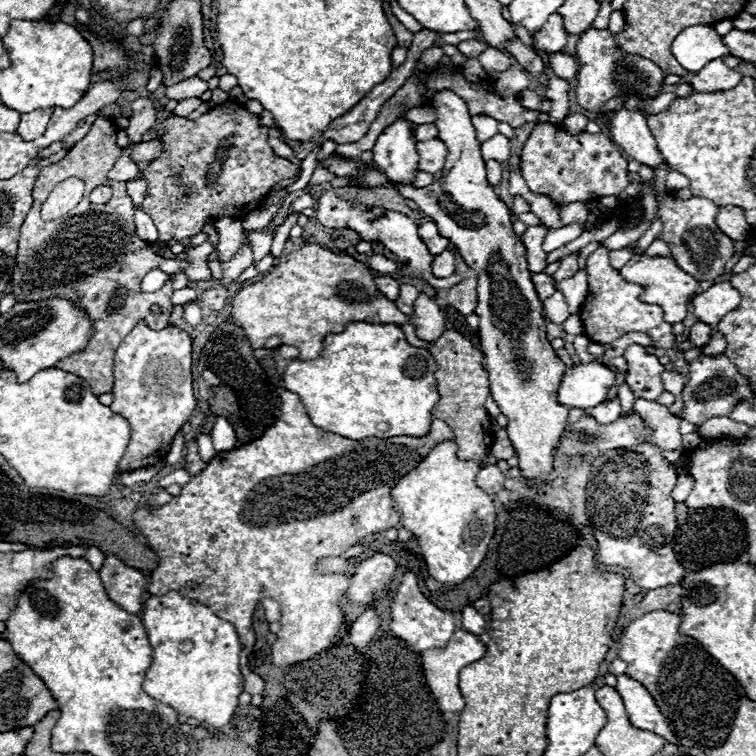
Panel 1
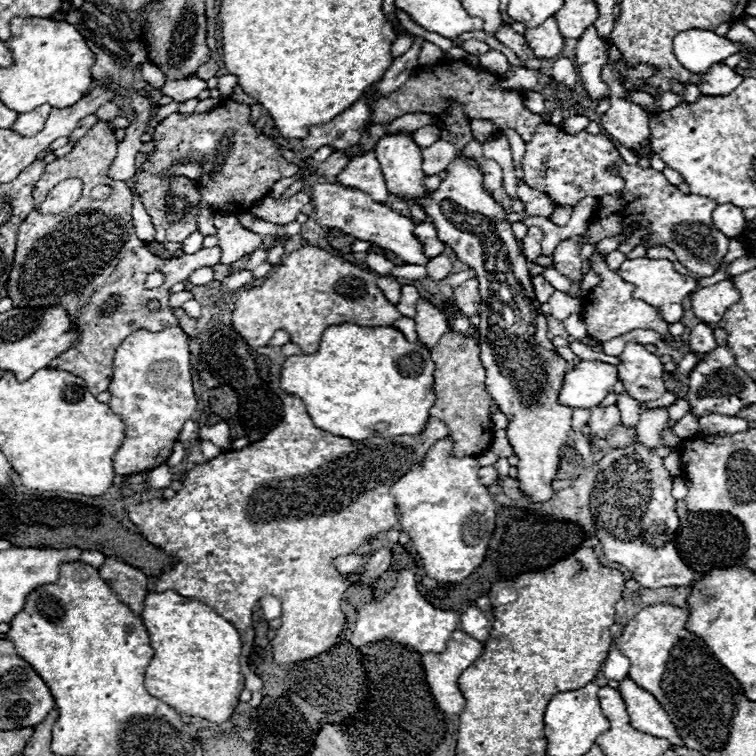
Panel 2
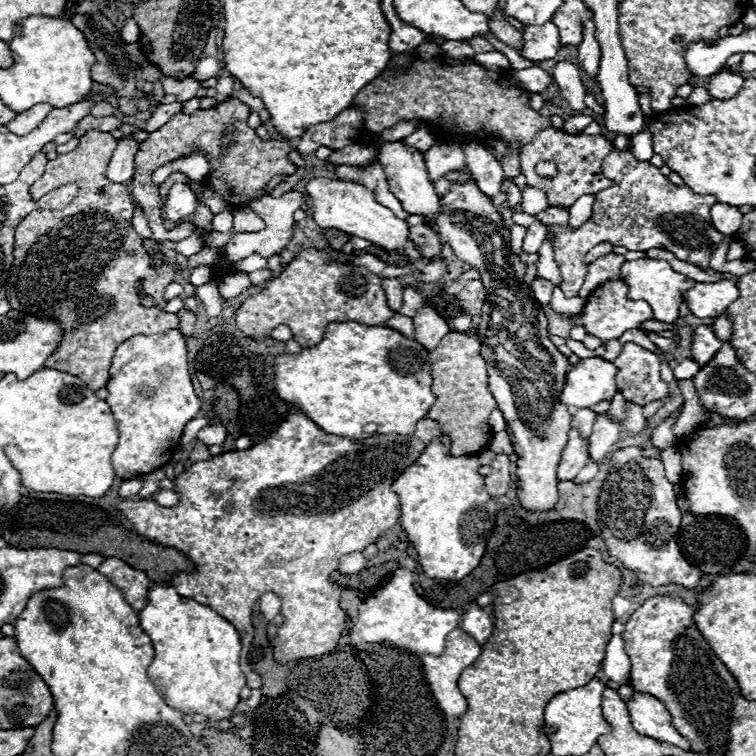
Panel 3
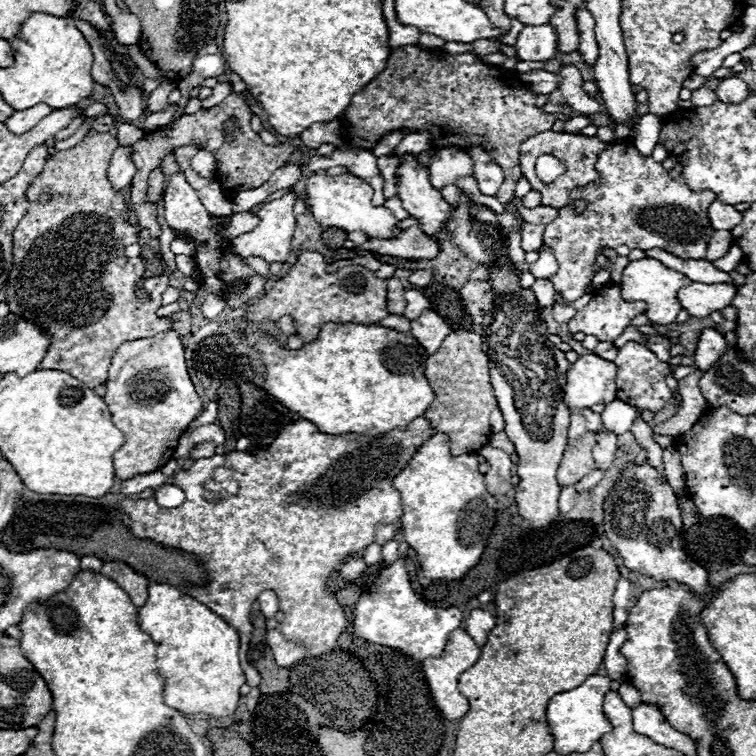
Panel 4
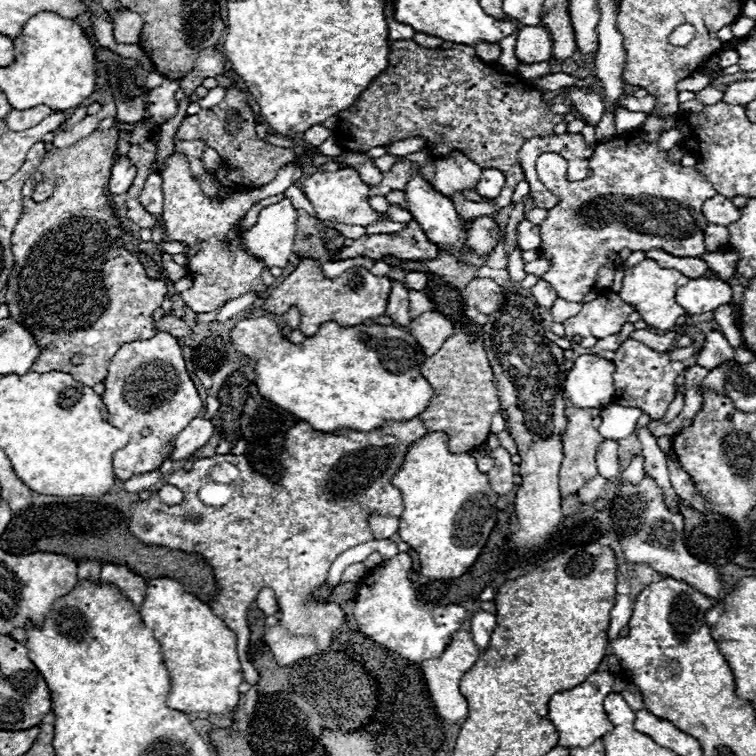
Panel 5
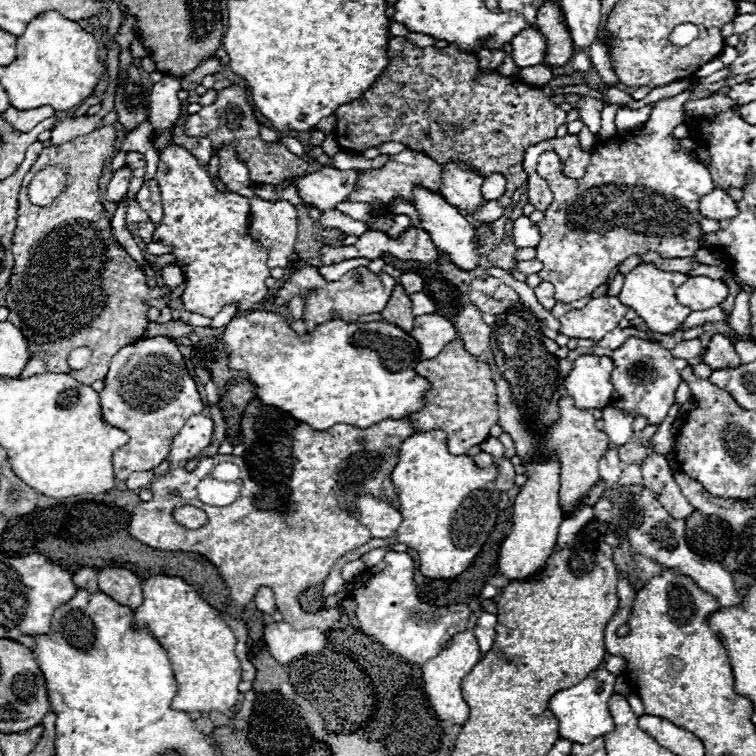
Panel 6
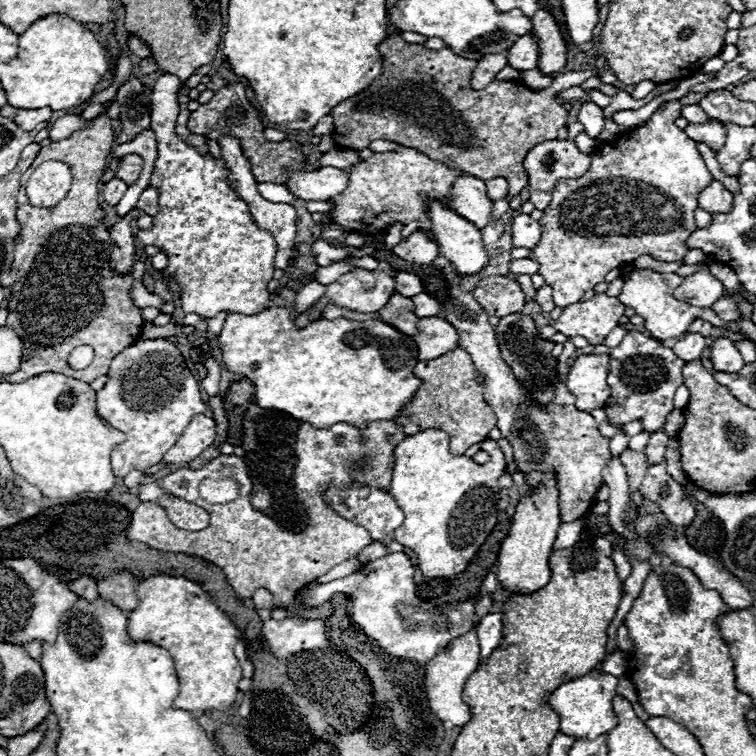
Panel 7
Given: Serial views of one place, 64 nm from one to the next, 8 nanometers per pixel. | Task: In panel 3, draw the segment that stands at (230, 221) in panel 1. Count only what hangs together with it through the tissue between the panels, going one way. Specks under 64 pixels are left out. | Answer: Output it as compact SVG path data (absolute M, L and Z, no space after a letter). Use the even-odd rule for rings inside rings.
M288 192L280 198L272 198L272 196L264 196L260 200L254 200L254 204L250 204L250 210L252 212L258 212L258 216L264 220L266 228L264 230L258 230L258 232L242 232L242 234L236 234L222 250L224 250L224 256L232 262L238 262L242 258L248 258L250 254L260 254L264 256L266 260L272 258L272 256L280 256L284 252L284 248L288 246L290 238L292 238L292 232L294 232L294 218L292 214L304 206L306 198L304 194L300 192ZM231 212L214 215L212 228L218 232L230 232L233 227L233 216Z

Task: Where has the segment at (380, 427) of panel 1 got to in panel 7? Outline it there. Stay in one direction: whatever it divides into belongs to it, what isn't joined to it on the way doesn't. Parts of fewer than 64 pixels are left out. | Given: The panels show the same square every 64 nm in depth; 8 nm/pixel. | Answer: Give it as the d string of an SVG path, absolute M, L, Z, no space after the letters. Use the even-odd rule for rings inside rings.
M270 308L252 316L228 312L218 344L226 368L244 374L252 382L254 404L260 408L284 410L296 420L316 424L318 428L344 422L364 430L370 422L392 420L422 384L420 378L412 374L412 368L418 362L416 342L382 320L356 322L348 318L320 318L306 328L298 328L294 314L286 308Z

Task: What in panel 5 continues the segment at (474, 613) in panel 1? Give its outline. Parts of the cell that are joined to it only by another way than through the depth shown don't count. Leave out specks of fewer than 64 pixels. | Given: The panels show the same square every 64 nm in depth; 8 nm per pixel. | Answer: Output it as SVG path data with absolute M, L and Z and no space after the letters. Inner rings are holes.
M476 612L470 620L470 632L472 632L472 638L476 642L476 646L484 652L490 644L490 636L494 632L494 626L496 626L496 616L490 614L490 612Z

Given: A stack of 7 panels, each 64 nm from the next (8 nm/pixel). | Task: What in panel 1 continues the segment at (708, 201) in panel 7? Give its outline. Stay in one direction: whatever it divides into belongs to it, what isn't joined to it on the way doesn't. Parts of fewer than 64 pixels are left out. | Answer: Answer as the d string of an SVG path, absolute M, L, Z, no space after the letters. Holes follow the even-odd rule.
M722 206L716 214L716 226L732 240L746 240L750 232L750 224L746 222L744 210L738 206Z

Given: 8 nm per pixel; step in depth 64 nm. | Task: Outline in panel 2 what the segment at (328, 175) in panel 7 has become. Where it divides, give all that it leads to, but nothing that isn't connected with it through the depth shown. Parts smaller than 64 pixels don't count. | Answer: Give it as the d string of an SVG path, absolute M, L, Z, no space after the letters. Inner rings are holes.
M322 182L312 186L312 206L314 206L314 220L324 226L324 228L338 228L354 238L360 238L372 244L378 244L380 248L392 250L398 258L402 258L406 264L418 264L426 266L430 258L426 258L422 244L418 244L414 236L414 224L410 218L396 214L384 204L378 204L372 200L370 194L358 190L358 188L348 188L338 182Z

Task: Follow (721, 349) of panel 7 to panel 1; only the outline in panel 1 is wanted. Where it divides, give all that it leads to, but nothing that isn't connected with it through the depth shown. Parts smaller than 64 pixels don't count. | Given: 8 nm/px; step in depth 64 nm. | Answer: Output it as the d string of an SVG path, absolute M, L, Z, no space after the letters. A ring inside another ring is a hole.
M696 322L692 328L690 328L690 342L698 348L698 350L702 350L708 342L710 342L710 338L712 338L712 328L708 326L708 324L700 324L700 322Z

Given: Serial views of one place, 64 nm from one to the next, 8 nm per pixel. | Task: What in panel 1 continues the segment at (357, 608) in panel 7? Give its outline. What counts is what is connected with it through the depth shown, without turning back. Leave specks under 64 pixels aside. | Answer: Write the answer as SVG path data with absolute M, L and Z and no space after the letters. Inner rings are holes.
M406 572L402 576L402 582L400 582L390 606L388 606L388 614L390 614L390 622L388 622L390 634L394 634L396 638L410 644L416 652L430 650L430 648L444 648L448 644L450 636L454 634L454 616L450 612L444 612L444 610L436 608L420 592L414 572ZM364 610L350 628L350 644L362 649L378 632L380 632L382 616L376 610Z

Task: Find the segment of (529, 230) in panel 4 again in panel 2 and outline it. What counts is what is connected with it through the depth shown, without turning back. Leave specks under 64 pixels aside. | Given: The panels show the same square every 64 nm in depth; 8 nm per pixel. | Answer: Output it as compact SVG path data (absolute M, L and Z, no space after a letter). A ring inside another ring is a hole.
M530 226L530 228L528 228L528 234L526 234L524 240L522 240L522 252L524 252L524 256L528 258L528 262L534 260L534 258L538 258L538 256L542 254L542 252L540 252L540 242L542 242L542 238L544 238L542 228L538 228L538 226Z

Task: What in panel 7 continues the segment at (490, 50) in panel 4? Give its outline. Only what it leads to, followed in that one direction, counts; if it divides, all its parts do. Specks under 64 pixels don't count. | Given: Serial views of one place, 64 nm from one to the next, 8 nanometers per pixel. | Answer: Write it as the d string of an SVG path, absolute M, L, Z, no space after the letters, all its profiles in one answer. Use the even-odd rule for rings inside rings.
M488 54L488 56L484 56L484 60L478 60L478 66L474 68L472 78L470 78L472 88L484 90L506 64L508 62L506 62L504 54Z

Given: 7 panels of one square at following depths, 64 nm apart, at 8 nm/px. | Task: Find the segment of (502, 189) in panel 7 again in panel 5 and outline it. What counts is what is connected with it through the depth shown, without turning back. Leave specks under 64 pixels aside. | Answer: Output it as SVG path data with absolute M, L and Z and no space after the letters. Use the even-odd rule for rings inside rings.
M488 168L488 170L482 170L482 178L480 178L480 184L478 184L478 194L482 198L498 198L500 192L502 192L502 186L504 186L504 174L496 168Z

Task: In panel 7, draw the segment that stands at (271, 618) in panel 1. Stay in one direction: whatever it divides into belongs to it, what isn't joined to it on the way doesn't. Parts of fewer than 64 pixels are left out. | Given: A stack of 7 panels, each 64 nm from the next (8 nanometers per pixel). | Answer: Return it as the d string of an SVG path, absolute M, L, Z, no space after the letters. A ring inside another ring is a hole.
M258 588L258 590L252 594L252 600L254 600L256 608L266 608L266 610L272 608L272 594L270 594L266 588Z

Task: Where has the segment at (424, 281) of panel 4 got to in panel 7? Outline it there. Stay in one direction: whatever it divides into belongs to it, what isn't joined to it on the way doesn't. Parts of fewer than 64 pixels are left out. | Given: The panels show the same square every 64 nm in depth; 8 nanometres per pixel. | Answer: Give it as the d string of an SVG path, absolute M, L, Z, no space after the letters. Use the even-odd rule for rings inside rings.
M398 272L394 276L394 290L406 298L410 296L416 296L418 292L422 292L422 282L416 274L410 274L410 272Z

